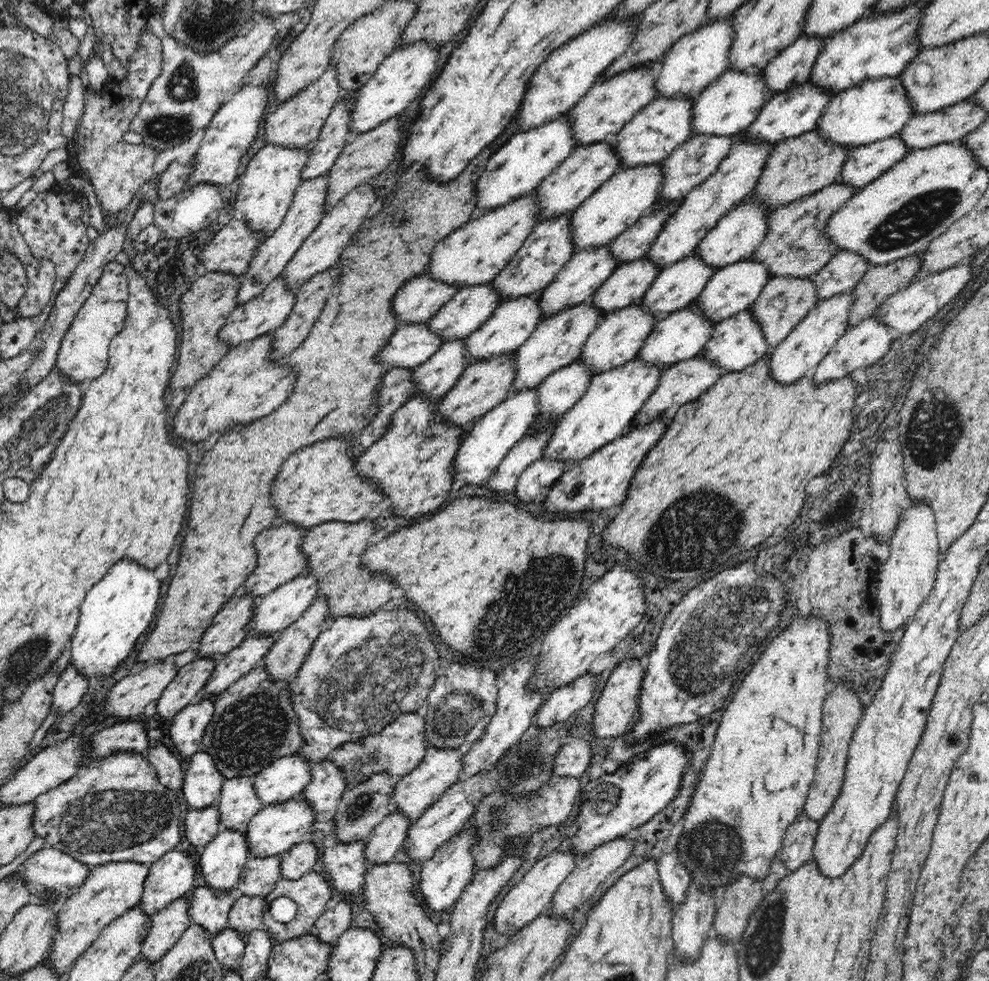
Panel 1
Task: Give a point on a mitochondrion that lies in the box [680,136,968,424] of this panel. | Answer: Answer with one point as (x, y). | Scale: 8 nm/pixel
(908, 224)

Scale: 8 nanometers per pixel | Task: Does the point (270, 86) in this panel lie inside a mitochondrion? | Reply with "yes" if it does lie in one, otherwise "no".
no

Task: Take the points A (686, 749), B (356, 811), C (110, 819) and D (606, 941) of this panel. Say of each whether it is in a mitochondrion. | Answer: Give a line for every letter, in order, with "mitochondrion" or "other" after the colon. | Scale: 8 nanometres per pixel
A: other
B: mitochondrion
C: mitochondrion
D: other

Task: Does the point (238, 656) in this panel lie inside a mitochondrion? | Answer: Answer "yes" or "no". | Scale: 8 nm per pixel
no

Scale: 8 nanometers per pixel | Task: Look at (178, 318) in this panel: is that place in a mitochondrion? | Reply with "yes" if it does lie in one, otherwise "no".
no

